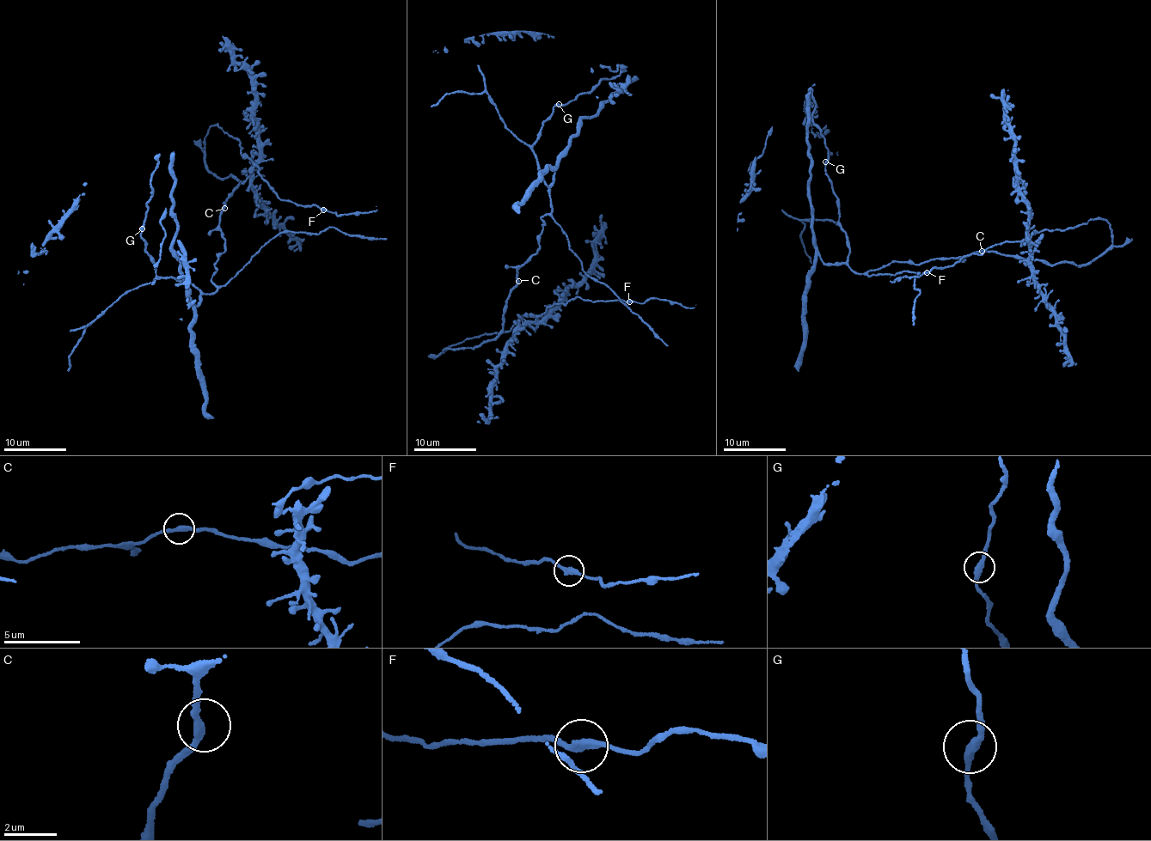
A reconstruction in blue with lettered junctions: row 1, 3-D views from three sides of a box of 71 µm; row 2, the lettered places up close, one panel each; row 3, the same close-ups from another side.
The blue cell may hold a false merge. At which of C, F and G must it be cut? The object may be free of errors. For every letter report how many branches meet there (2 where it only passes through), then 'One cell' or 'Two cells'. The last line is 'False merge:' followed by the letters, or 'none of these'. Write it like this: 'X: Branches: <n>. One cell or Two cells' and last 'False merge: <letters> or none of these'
C: Branches: 2. One cell
F: Branches: 2. One cell
G: Branches: 2. One cell
False merge: none of these

